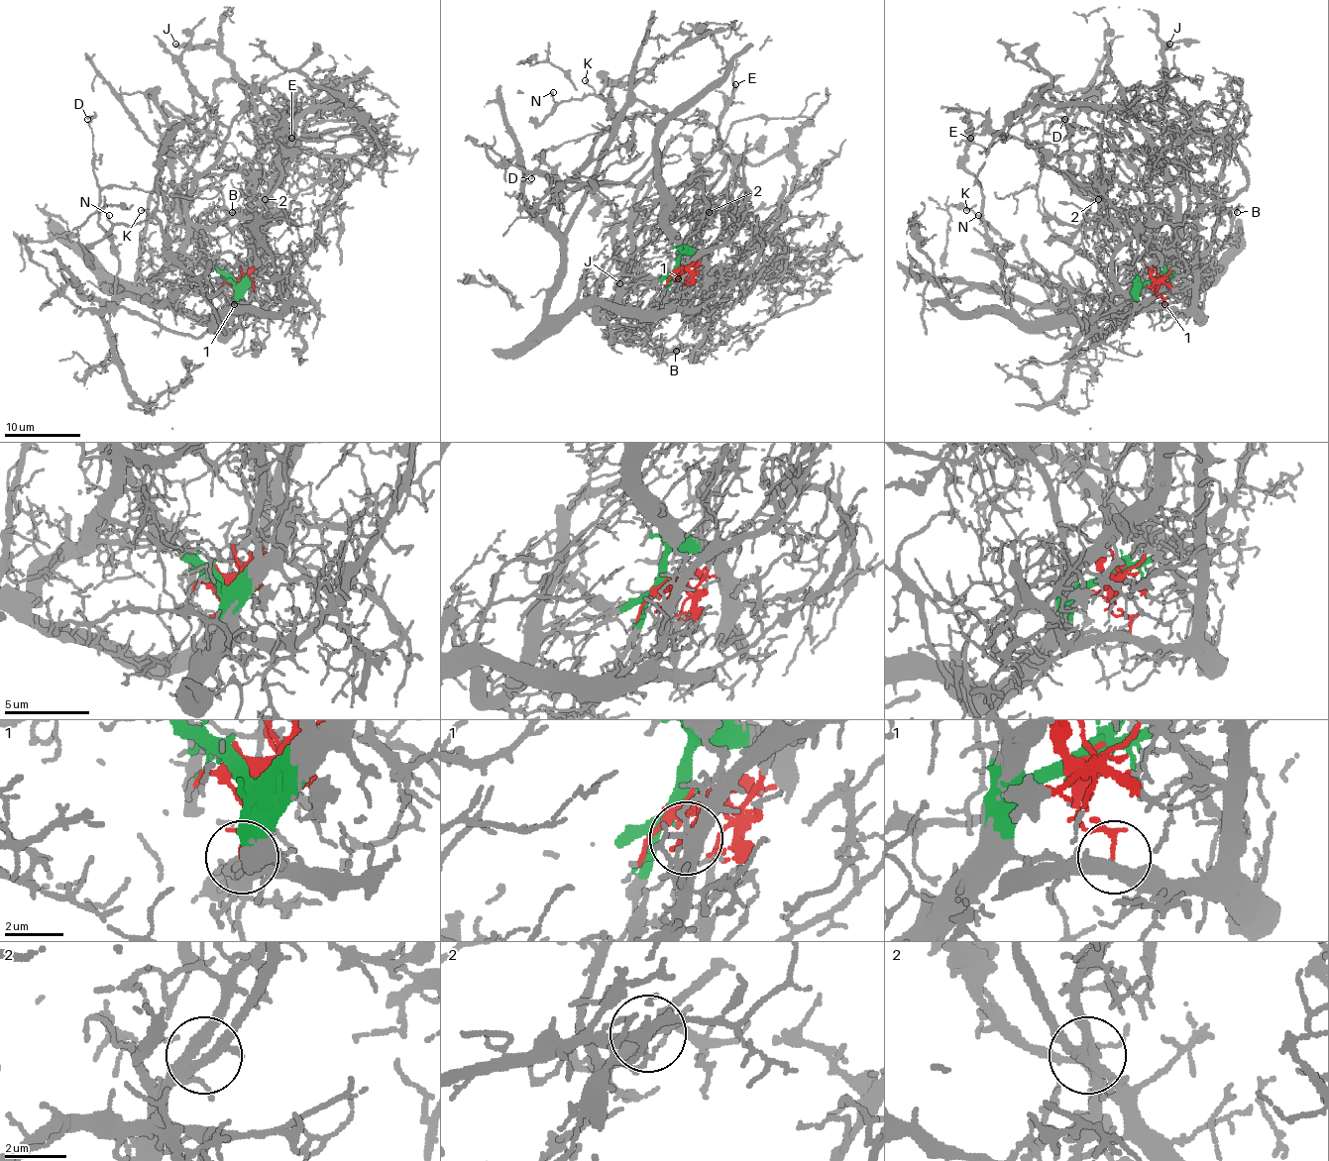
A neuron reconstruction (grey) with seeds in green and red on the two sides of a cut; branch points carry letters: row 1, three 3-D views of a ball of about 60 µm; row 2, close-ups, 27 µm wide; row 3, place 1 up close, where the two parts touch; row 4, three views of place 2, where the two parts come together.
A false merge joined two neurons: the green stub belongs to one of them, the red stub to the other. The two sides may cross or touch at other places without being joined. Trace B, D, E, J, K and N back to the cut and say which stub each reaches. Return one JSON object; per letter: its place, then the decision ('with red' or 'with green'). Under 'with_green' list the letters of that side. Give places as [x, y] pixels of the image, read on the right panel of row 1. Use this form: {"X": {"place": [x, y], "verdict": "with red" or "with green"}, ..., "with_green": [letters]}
{"B": {"place": [1237, 212], "verdict": "with red"}, "D": {"place": [1064, 119], "verdict": "with red"}, "E": {"place": [970, 138], "verdict": "with green"}, "J": {"place": [1169, 44], "verdict": "with red"}, "K": {"place": [966, 210], "verdict": "with green"}, "N": {"place": [978, 215], "verdict": "with green"}, "with_green": ["E", "K", "N"]}

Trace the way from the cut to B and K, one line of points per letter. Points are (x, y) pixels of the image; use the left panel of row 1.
B: (234, 281), (244, 277), (242, 269), (242, 281), (253, 263), (253, 218), (234, 213), (238, 209), (232, 213)
K: (234, 281), (234, 312), (221, 329), (213, 323), (205, 287), (175, 257), (158, 220), (145, 209), (141, 211)

